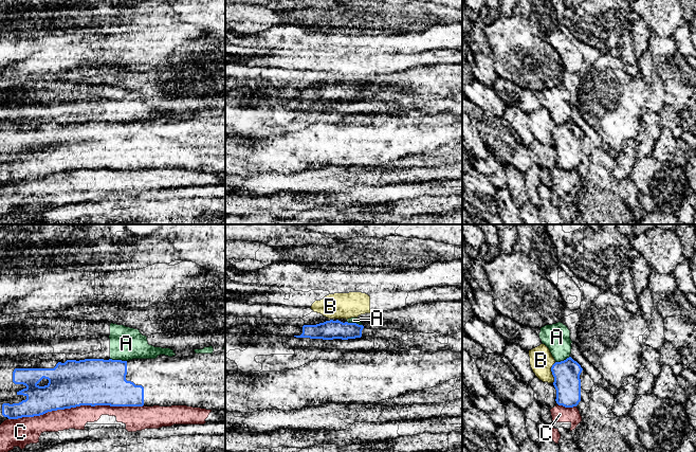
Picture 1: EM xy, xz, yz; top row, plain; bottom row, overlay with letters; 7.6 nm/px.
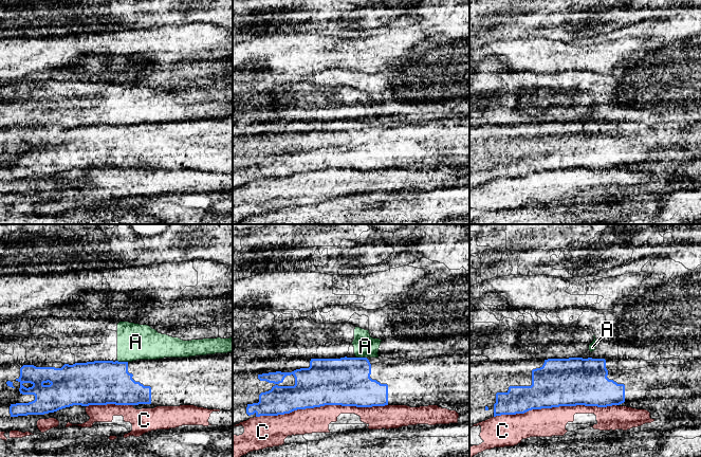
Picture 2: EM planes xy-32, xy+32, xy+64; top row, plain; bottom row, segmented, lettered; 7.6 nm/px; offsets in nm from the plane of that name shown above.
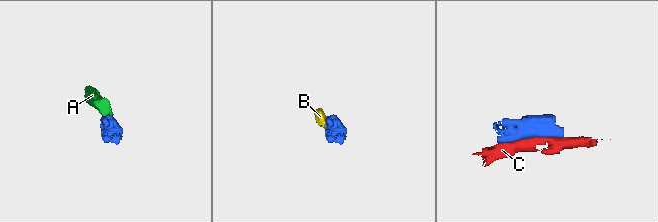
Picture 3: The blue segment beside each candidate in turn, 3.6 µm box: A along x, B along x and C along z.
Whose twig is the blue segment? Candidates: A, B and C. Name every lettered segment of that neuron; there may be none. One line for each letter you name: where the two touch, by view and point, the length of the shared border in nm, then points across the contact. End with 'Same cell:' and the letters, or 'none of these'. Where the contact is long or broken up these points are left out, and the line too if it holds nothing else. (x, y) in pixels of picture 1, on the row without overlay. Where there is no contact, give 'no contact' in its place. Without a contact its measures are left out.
Same cell: none of these

